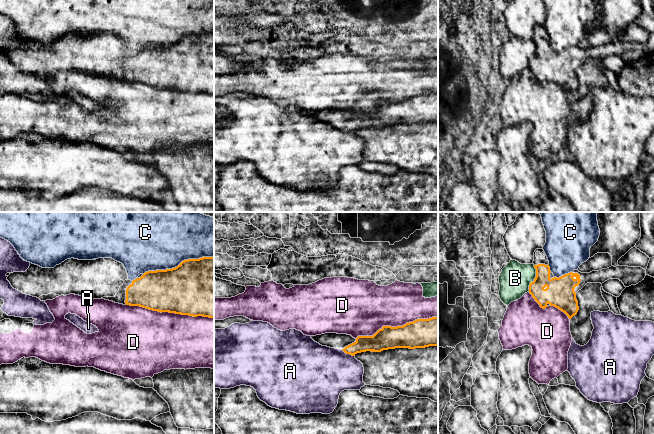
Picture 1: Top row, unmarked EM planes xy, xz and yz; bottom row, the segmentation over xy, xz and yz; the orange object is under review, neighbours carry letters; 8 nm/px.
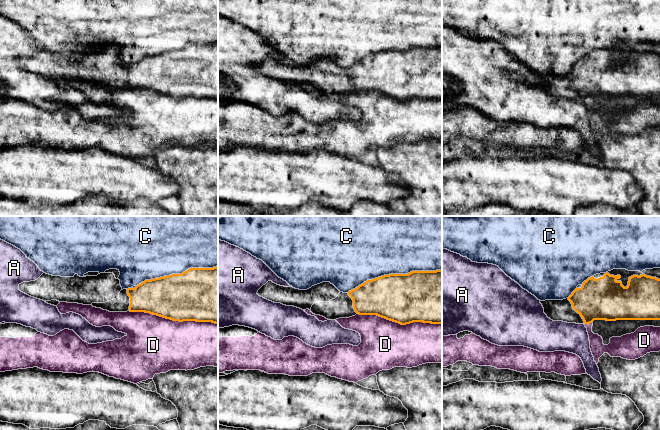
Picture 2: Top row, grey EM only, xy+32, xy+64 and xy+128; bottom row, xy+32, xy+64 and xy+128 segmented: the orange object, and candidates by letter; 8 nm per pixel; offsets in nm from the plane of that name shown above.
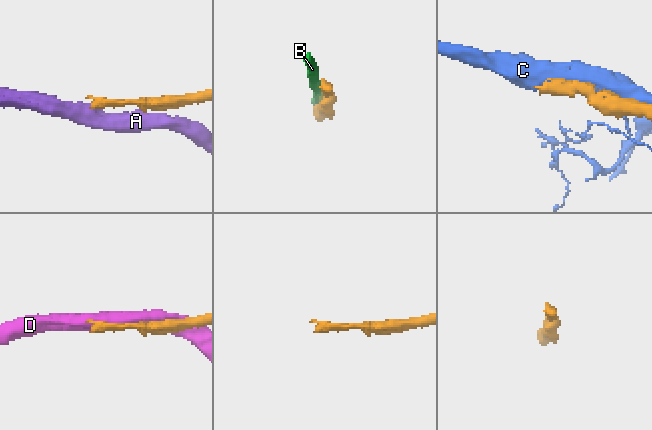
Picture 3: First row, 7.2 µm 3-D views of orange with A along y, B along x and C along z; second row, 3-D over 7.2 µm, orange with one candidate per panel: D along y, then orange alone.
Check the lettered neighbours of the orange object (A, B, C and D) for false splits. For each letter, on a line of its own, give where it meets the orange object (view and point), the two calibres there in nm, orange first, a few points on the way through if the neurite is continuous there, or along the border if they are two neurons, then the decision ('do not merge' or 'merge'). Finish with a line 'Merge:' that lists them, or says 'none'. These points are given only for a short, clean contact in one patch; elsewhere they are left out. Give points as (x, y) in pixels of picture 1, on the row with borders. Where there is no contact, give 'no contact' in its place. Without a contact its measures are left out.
A: xz (348, 353) | 140/420 nm | along xz (342, 349), (354, 356) | do not merge
B: yz (535, 278) | 220/260 nm | do not merge
C: xy (178, 265) | 460/480 nm | do not merge
D: xy (170, 312) | 420/460 nm | do not merge
Merge: none

